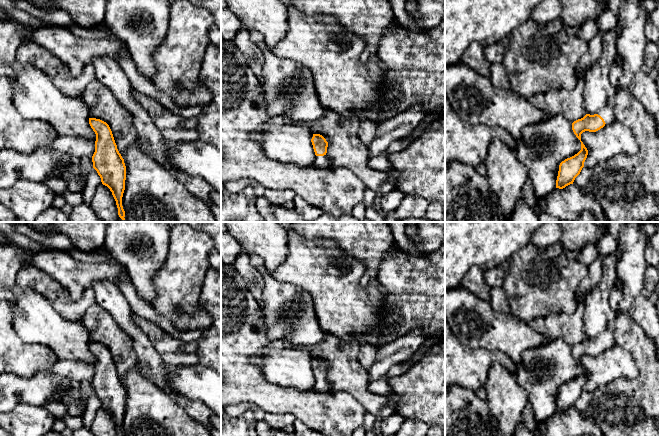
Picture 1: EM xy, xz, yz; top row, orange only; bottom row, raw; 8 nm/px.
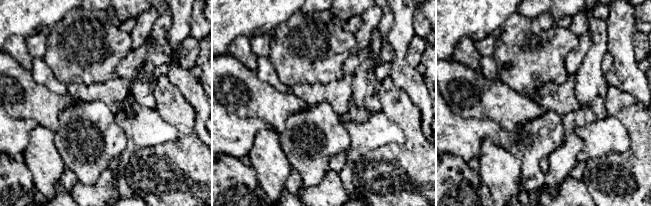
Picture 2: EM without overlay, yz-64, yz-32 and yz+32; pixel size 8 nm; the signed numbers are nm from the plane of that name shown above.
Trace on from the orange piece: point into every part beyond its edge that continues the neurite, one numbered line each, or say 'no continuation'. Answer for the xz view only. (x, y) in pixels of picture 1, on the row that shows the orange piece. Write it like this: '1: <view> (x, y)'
1: xz (322, 162)

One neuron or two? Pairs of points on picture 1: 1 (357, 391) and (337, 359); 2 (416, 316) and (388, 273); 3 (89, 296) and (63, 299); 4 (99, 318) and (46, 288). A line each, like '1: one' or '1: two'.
1: one
2: one
3: one
4: two

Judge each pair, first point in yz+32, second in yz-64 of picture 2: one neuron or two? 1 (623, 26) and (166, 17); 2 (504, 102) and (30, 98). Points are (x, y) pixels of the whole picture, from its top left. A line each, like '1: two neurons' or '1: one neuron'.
1: two neurons
2: one neuron

